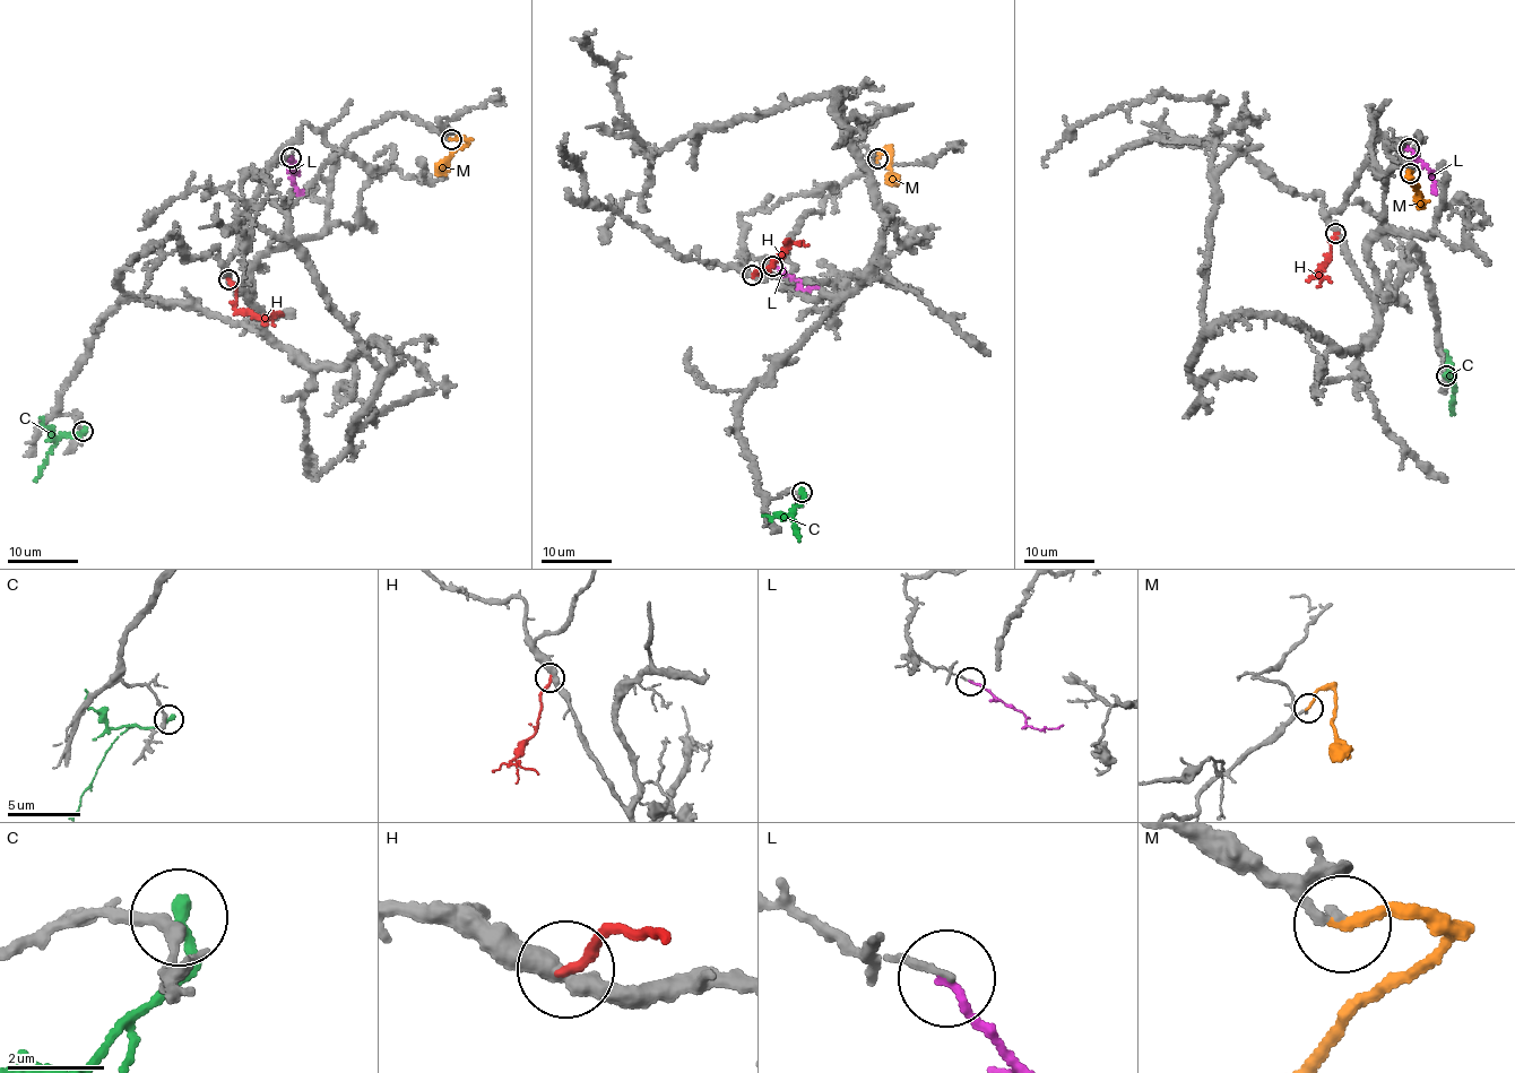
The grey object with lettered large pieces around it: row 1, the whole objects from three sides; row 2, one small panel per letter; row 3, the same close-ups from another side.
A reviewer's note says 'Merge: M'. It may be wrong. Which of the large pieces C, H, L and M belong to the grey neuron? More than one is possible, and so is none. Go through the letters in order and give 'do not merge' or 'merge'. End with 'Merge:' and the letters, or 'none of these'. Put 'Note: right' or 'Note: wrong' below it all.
C: do not merge
H: do not merge
L: do not merge
M: merge
Merge: M
Note: right

